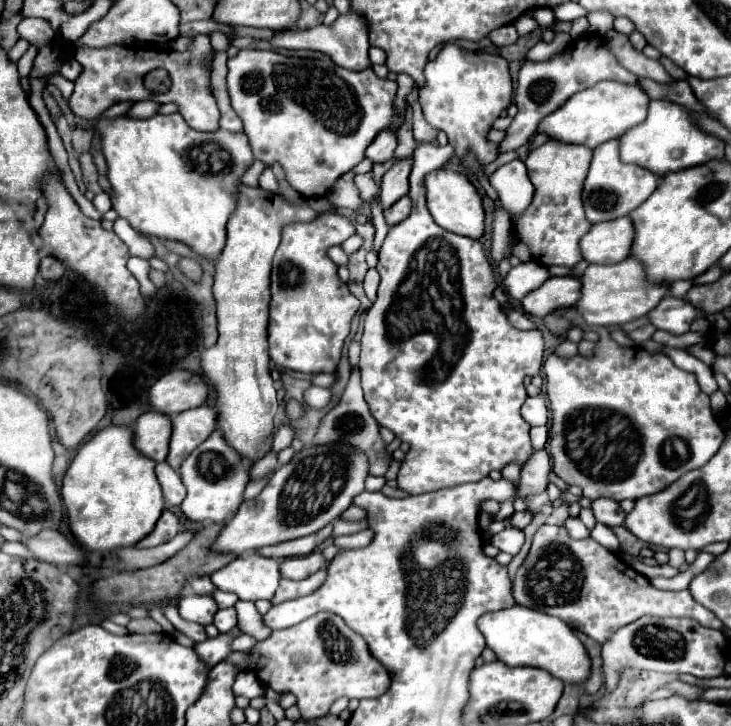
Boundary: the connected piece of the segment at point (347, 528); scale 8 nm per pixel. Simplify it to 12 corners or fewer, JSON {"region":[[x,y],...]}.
{"region":[[334,520],[332,538],[354,534],[366,528],[362,522]]}

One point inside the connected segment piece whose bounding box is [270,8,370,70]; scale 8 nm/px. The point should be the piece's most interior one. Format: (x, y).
(346, 41)

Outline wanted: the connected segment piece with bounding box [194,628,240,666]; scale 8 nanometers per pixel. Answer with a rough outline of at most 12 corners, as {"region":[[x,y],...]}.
{"region":[[240,630],[194,644],[198,658],[216,666],[230,652],[228,642]]}

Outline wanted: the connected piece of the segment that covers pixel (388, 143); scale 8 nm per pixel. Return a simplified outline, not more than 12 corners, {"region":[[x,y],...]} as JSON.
{"region":[[384,130],[364,158],[382,164],[394,158],[396,132]]}

